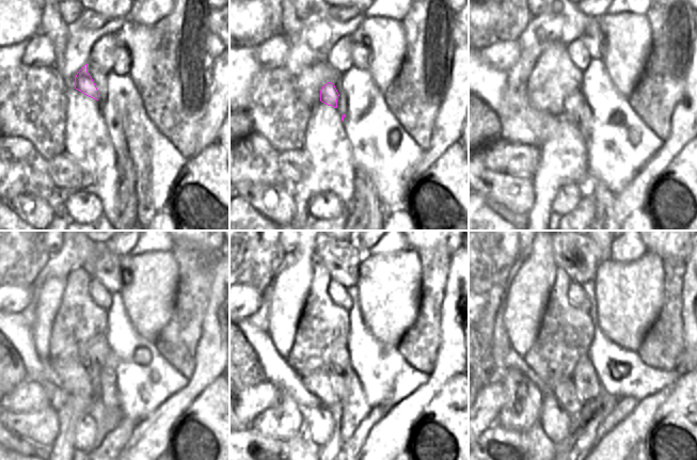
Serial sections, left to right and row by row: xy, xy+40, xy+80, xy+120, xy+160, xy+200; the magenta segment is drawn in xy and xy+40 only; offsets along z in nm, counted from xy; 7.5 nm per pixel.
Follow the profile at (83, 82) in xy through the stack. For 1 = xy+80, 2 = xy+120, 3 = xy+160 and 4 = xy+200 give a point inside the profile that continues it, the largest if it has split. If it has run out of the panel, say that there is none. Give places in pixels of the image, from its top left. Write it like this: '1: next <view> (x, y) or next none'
1: next xy+80 (575, 106)
2: next xy+120 (101, 362)
3: next xy+160 (341, 371)
4: next xy+200 (584, 377)

